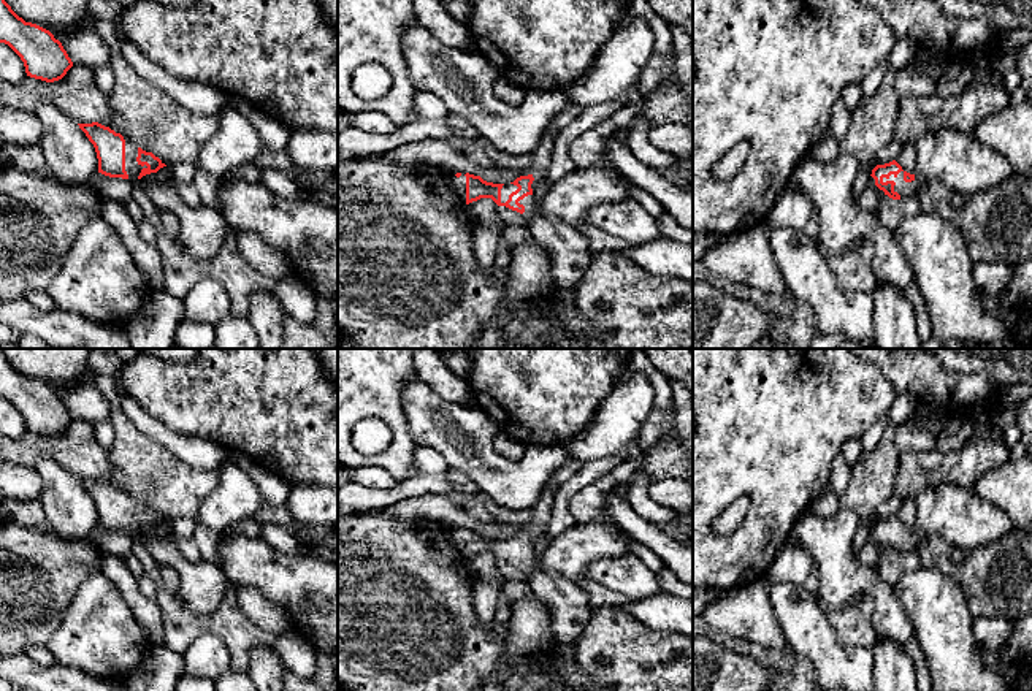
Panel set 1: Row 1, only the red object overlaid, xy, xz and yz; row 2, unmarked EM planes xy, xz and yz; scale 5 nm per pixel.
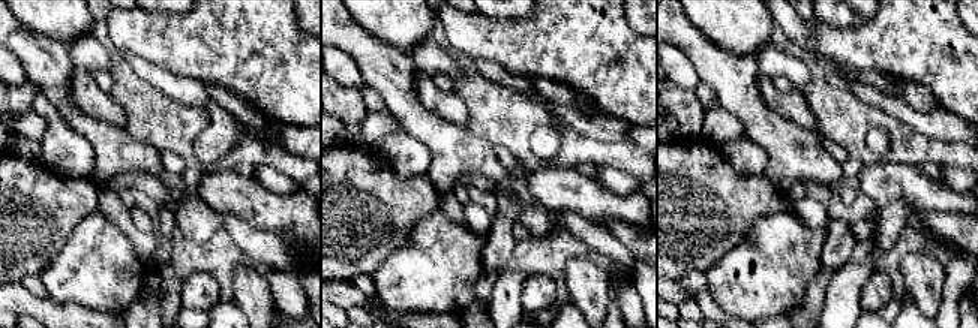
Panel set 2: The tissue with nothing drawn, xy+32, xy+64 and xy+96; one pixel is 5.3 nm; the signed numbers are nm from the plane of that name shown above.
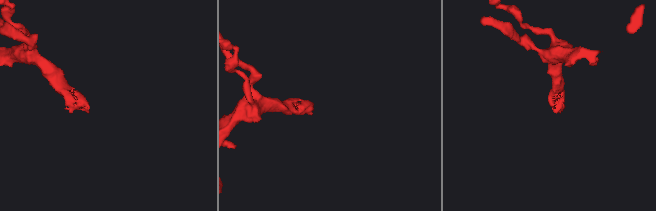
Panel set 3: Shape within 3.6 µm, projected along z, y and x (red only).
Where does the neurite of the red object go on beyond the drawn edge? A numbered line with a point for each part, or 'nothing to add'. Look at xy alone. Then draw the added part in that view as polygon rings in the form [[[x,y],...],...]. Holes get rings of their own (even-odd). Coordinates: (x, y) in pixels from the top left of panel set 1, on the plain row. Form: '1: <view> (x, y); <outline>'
1: xy (132, 522); [[[124,493],[125,494],[125,493]],[[125,494],[125,526],[128,529],[128,534],[135,534],[140,531],[143,523],[147,523],[146,520],[141,521],[136,517],[138,512],[138,501],[132,496]]]

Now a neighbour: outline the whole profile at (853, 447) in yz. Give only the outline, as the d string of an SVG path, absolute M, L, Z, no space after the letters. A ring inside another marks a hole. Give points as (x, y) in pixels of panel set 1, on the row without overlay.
M848 439L843 444L842 456L850 464L850 468L853 468L862 452L864 452L864 447L861 439Z

